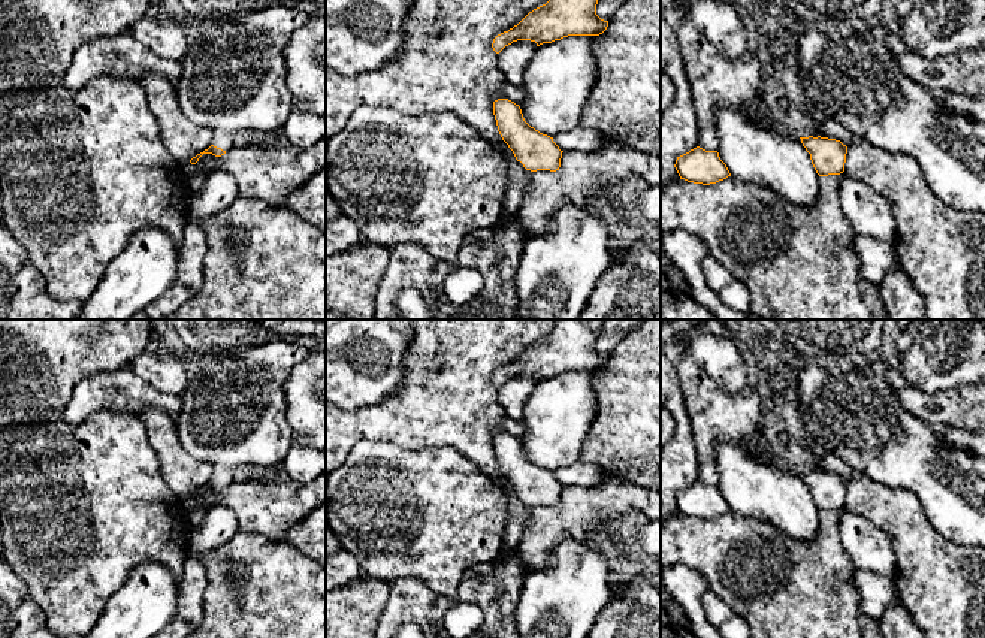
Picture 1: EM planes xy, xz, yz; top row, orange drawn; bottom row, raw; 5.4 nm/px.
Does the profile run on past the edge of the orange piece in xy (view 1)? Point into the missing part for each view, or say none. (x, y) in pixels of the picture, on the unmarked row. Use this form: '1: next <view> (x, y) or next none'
1: next xy (233, 410)

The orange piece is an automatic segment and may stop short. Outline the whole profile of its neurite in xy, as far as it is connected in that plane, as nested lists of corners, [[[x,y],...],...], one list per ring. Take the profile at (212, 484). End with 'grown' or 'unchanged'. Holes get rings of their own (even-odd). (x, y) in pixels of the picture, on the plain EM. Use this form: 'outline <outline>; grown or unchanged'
outline [[[274,338],[257,345],[251,344],[235,354],[218,354],[191,360],[188,368],[188,385],[181,400],[182,409],[176,423],[181,444],[202,462],[214,466],[212,480],[190,495],[196,499],[203,489],[224,490],[235,478],[238,466],[259,466],[269,472],[280,469],[293,445],[293,432],[285,417],[284,385],[291,369],[300,363],[309,351],[293,341]]]; grown

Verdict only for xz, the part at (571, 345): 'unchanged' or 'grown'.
unchanged

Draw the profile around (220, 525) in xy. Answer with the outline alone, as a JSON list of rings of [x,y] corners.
[[[212,507],[203,521],[188,536],[188,551],[196,556],[212,553],[239,532],[239,523],[232,510]]]

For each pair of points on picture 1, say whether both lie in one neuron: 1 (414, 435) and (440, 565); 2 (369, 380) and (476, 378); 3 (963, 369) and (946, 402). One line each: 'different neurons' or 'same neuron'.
1: different neurons
2: different neurons
3: different neurons

